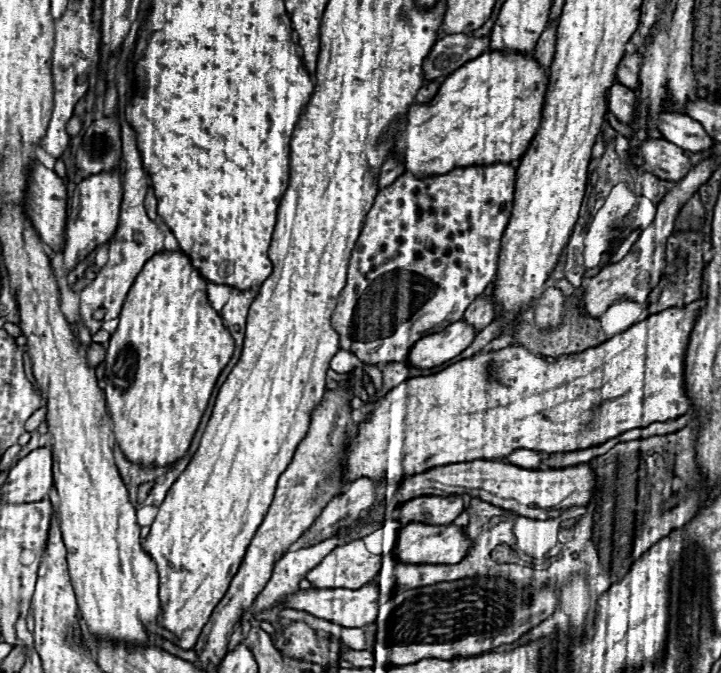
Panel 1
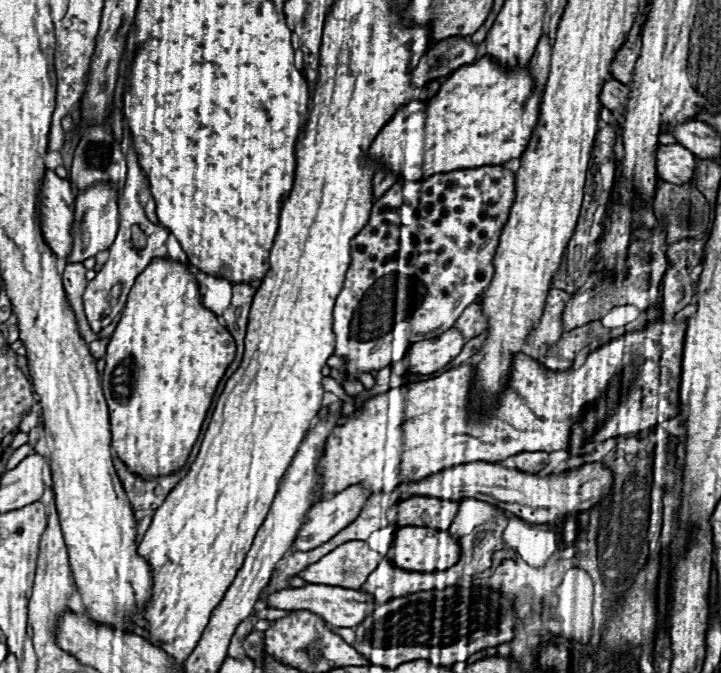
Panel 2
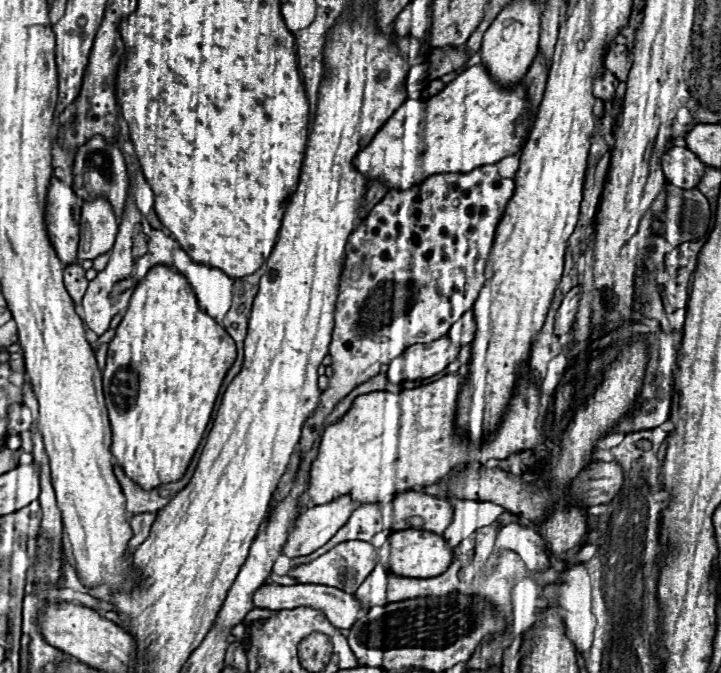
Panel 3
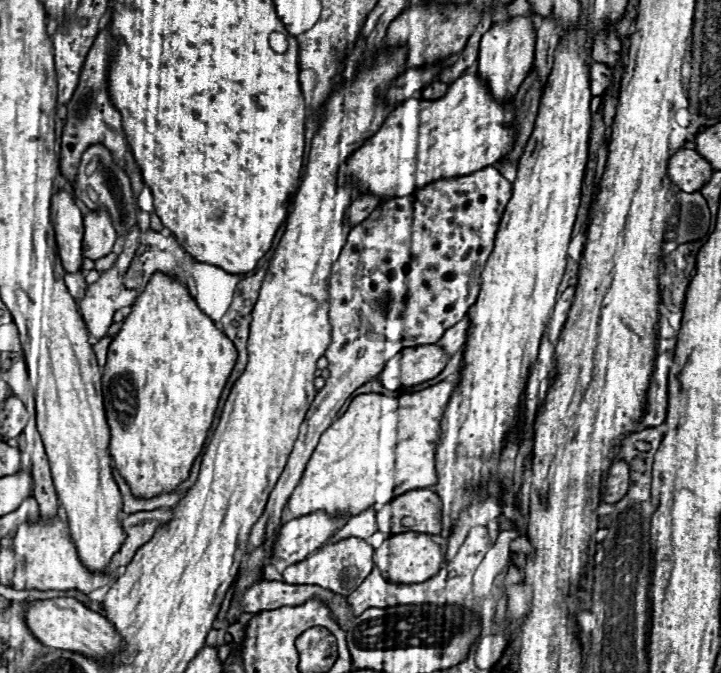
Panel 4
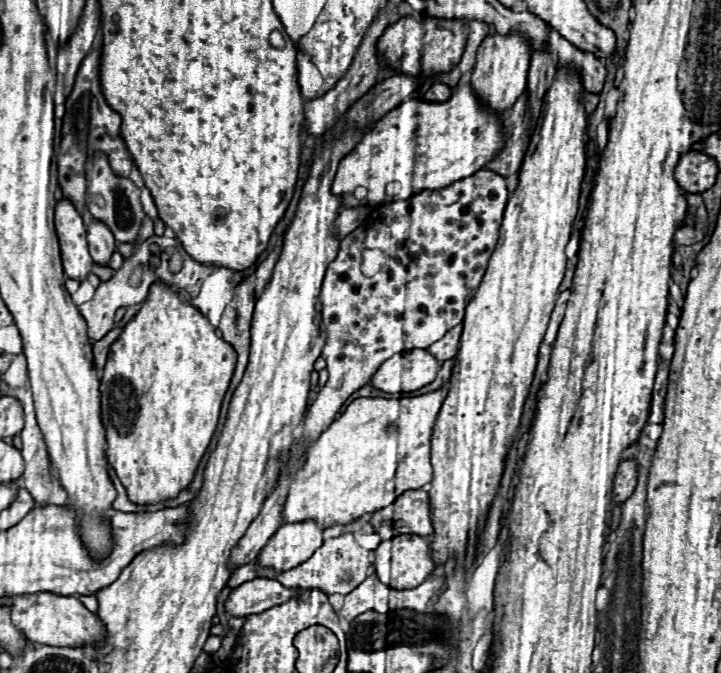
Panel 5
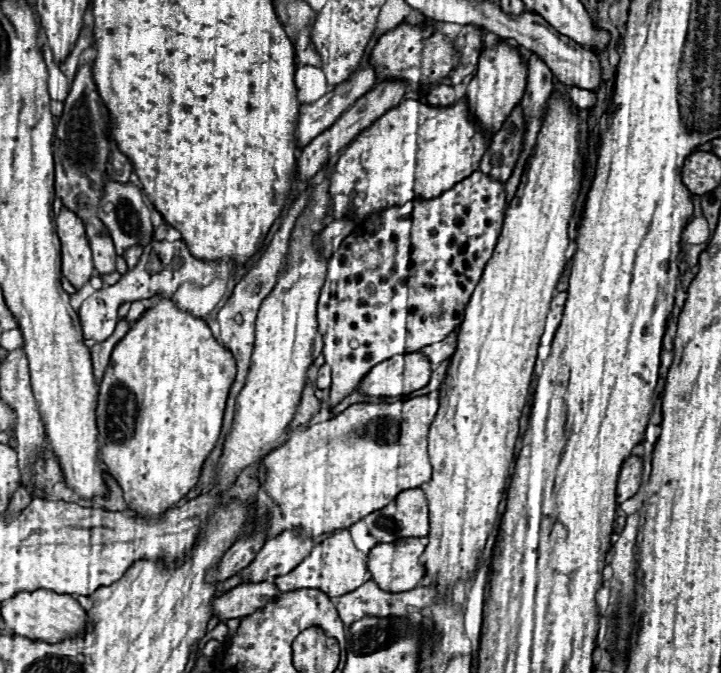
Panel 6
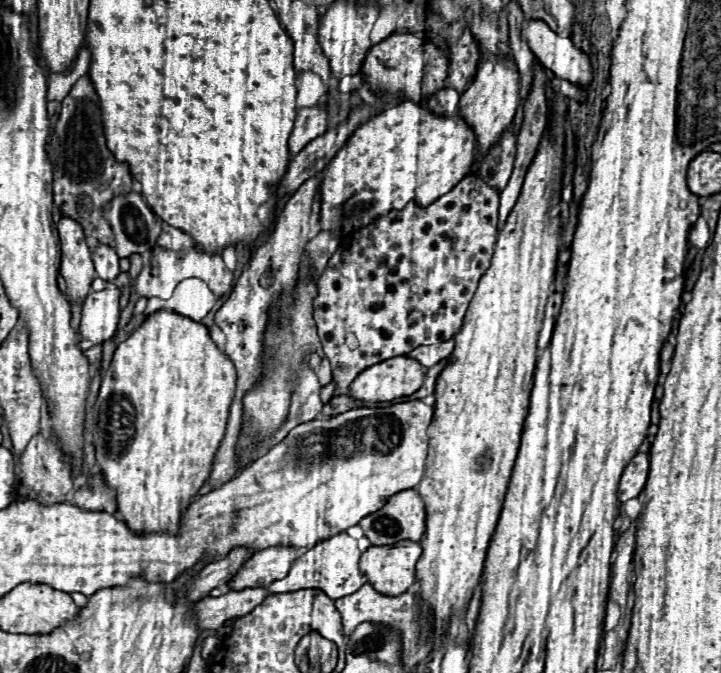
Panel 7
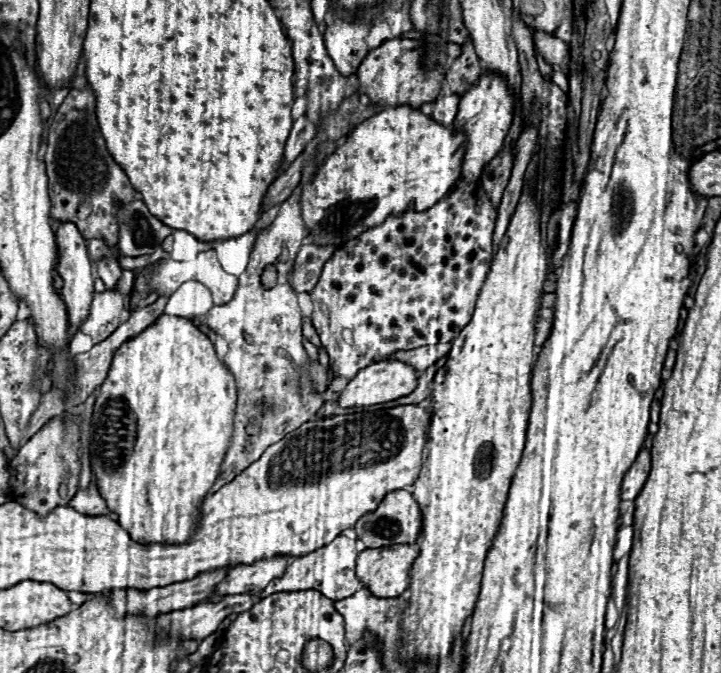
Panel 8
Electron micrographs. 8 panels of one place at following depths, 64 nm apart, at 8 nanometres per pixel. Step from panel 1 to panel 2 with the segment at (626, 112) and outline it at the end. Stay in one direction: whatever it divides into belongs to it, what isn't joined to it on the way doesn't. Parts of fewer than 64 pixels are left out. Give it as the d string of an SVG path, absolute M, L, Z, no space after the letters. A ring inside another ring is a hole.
M612 76L604 82L602 90L600 90L600 102L602 106L606 106L608 110L618 110L624 112L626 100L628 100L628 88L624 84L620 84L618 80L614 80Z

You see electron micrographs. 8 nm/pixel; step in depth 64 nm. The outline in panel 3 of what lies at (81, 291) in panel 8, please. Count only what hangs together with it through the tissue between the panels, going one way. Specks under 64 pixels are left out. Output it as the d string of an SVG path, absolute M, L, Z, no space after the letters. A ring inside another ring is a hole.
M52 178L48 188L46 226L62 264L76 264L80 240L80 206L72 188L68 188L56 178Z

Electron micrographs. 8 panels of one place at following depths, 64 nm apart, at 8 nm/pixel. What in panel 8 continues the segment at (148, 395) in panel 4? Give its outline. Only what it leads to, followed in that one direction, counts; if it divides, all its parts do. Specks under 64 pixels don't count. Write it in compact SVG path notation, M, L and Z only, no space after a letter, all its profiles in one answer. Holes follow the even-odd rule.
M162 314L152 326L142 330L138 336L124 342L118 352L114 354L110 372L100 386L100 396L94 404L94 416L92 416L92 438L90 438L90 462L94 456L94 478L100 496L106 500L108 510L116 514L116 522L134 538L134 542L162 542L162 544L186 544L192 542L200 518L200 504L210 494L210 488L214 486L222 458L226 456L226 450L230 448L232 440L232 426L234 426L234 410L236 410L236 386L230 370L224 366L224 362L218 360L216 350L212 342L186 318L170 318Z

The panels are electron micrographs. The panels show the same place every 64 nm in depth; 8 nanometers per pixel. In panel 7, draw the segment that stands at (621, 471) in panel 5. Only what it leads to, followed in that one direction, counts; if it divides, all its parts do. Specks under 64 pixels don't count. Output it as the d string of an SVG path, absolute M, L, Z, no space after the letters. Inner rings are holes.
M644 452L636 454L632 458L632 462L626 466L624 474L622 474L620 490L618 490L620 502L626 502L630 498L636 498L642 492L642 488L646 484L646 478L648 478L648 470L650 470L648 456Z

